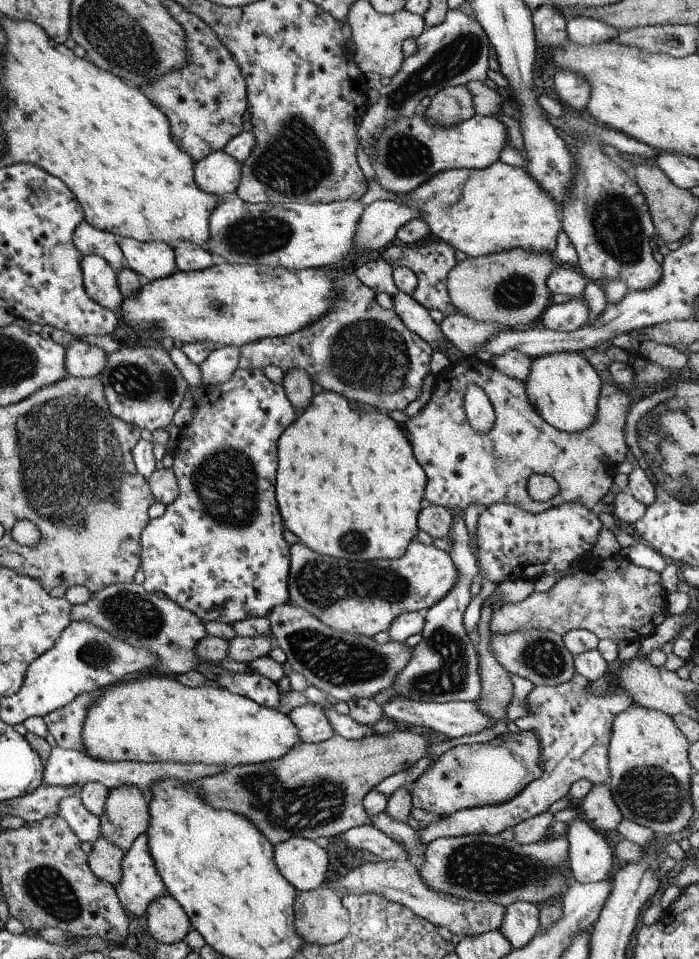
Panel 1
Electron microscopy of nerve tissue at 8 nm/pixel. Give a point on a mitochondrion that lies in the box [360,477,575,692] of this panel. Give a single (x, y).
(543, 656)

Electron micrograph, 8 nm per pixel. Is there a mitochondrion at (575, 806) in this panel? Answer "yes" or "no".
no

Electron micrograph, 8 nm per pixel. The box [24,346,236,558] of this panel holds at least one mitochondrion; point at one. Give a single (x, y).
(134, 382)

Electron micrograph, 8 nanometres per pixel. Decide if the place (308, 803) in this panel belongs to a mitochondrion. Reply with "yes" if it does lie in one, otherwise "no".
yes

